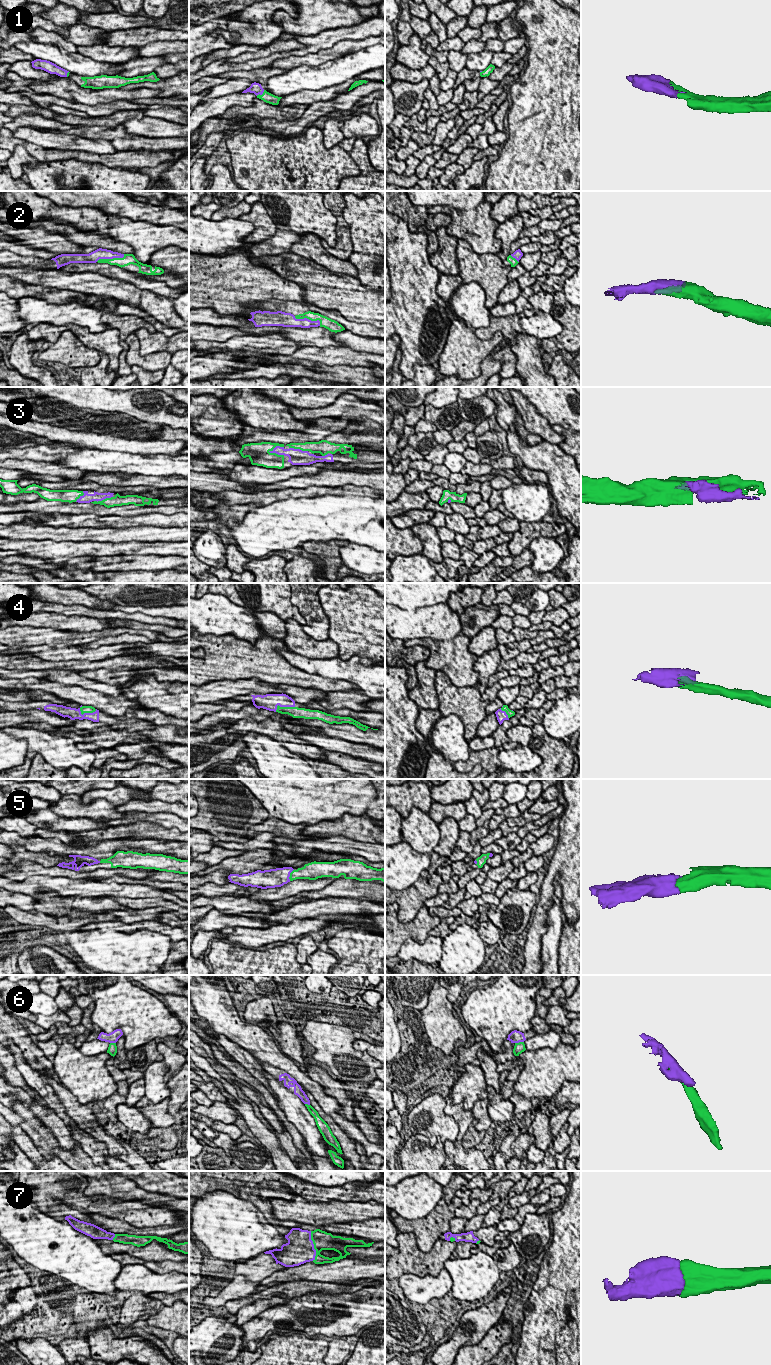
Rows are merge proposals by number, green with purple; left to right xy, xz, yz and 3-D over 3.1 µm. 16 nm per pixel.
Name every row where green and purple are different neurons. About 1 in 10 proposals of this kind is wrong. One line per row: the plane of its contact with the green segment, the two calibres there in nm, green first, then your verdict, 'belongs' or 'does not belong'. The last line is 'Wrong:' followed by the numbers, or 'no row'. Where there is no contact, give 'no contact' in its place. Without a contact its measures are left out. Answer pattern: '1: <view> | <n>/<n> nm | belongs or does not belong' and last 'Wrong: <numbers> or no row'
1: xz | 170/190 nm | belongs
2: xz | 160/160 nm | belongs
3: xz | 320/140 nm | belongs
4: xy | 130/190 nm | belongs
5: xz | 200/300 nm | belongs
6: yz | 160/200 nm | does not belong
7: xz | 300/440 nm | belongs
Wrong: 6

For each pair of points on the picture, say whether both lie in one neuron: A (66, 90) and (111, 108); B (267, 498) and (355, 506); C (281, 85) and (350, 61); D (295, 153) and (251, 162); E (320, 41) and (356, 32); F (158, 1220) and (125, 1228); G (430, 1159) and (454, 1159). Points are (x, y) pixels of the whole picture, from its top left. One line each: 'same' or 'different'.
A: different
B: different
C: same
D: same
E: same
F: different
G: different

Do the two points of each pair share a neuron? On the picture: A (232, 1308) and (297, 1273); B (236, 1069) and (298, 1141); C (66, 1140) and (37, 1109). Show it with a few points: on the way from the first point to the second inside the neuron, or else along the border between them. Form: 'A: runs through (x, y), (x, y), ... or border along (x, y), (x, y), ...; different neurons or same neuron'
A: border along (303, 1280), (279, 1283); different neurons
B: runs through (255, 1083), (268, 1096), (285, 1122); same neuron
C: runs through (61, 1132), (45, 1116); same neuron

